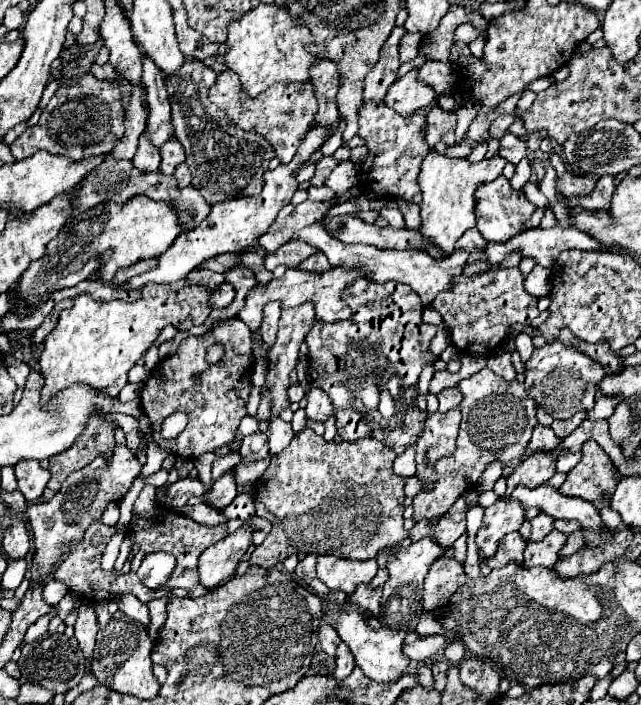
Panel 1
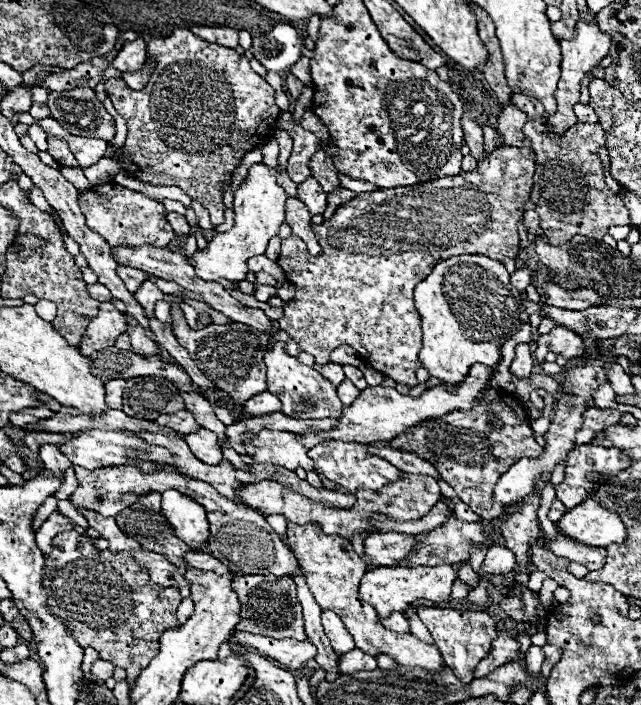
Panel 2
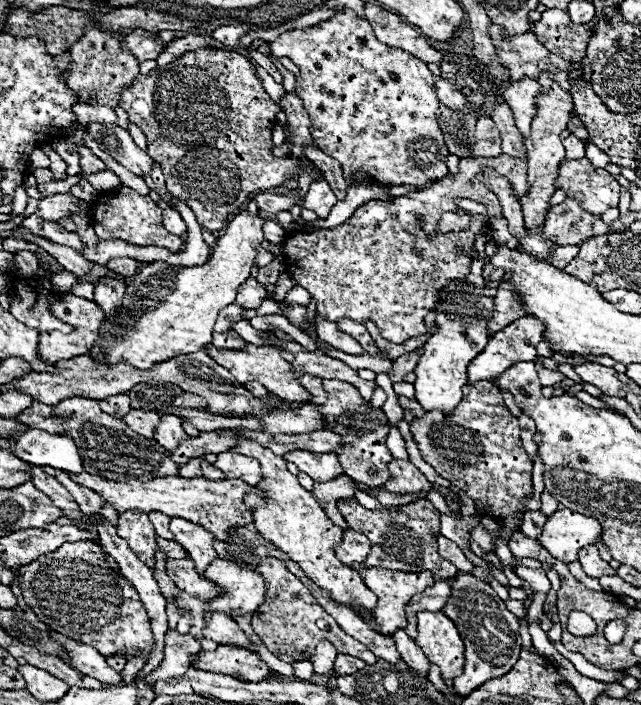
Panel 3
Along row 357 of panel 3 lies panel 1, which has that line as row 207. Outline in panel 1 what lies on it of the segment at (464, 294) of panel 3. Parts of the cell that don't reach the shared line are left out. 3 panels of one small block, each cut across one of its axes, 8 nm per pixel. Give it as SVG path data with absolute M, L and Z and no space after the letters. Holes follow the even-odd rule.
M430 150L426 158L422 160L420 168L420 190L422 190L422 226L420 232L428 236L444 254L450 254L454 250L456 240L470 228L476 226L476 196L478 184L484 184L488 180L494 180L498 174L502 174L506 160L502 156L484 158L482 162L470 162L468 158L448 158L446 154L440 154L436 150Z

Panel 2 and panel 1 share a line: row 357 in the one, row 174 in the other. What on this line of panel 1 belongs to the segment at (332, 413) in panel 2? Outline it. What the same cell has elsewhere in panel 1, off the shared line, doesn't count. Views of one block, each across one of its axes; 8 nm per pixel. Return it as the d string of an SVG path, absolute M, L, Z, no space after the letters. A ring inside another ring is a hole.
M314 126L312 130L308 130L298 152L296 152L296 156L294 156L294 160L290 164L280 164L276 170L268 170L264 174L262 196L258 196L258 198L238 198L238 200L226 200L226 202L212 204L210 216L206 216L206 220L202 220L202 224L198 224L198 228L178 234L174 244L162 256L158 256L158 266L130 278L124 284L124 290L142 288L148 282L168 282L168 284L178 282L190 270L194 270L198 264L202 264L208 258L214 258L214 256L224 254L224 252L240 252L240 250L250 248L268 230L268 226L274 222L280 208L284 204L288 204L292 194L296 192L298 182L294 180L294 170L300 164L304 164L310 158L310 154L314 154L326 142L326 136L328 136L328 132L320 126Z

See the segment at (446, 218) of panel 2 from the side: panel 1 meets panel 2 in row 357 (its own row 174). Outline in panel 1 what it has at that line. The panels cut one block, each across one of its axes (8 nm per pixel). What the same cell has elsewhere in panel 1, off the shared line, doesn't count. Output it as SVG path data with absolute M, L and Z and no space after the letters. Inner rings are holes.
M364 102L358 110L360 132L358 136L366 140L368 156L360 164L360 186L376 196L392 196L400 200L412 200L418 186L420 162L428 154L430 146L424 140L426 116L414 112L414 116L400 116L398 112L382 102ZM324 156L322 160L318 160L318 162L316 162L316 172L314 172L314 176L310 178L310 184L312 184L314 188L324 186L326 180L328 180L328 176L330 176L330 172L334 170L334 166L336 166L336 160L334 160L332 156Z

